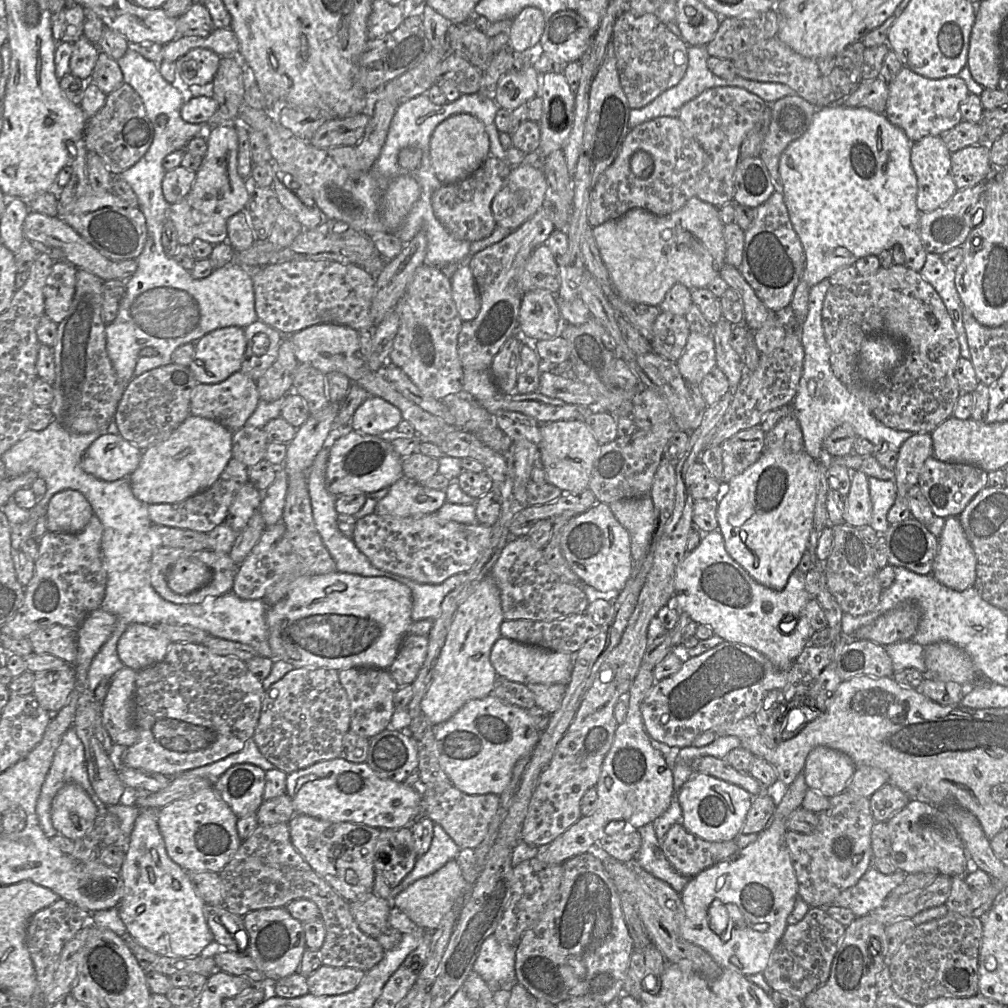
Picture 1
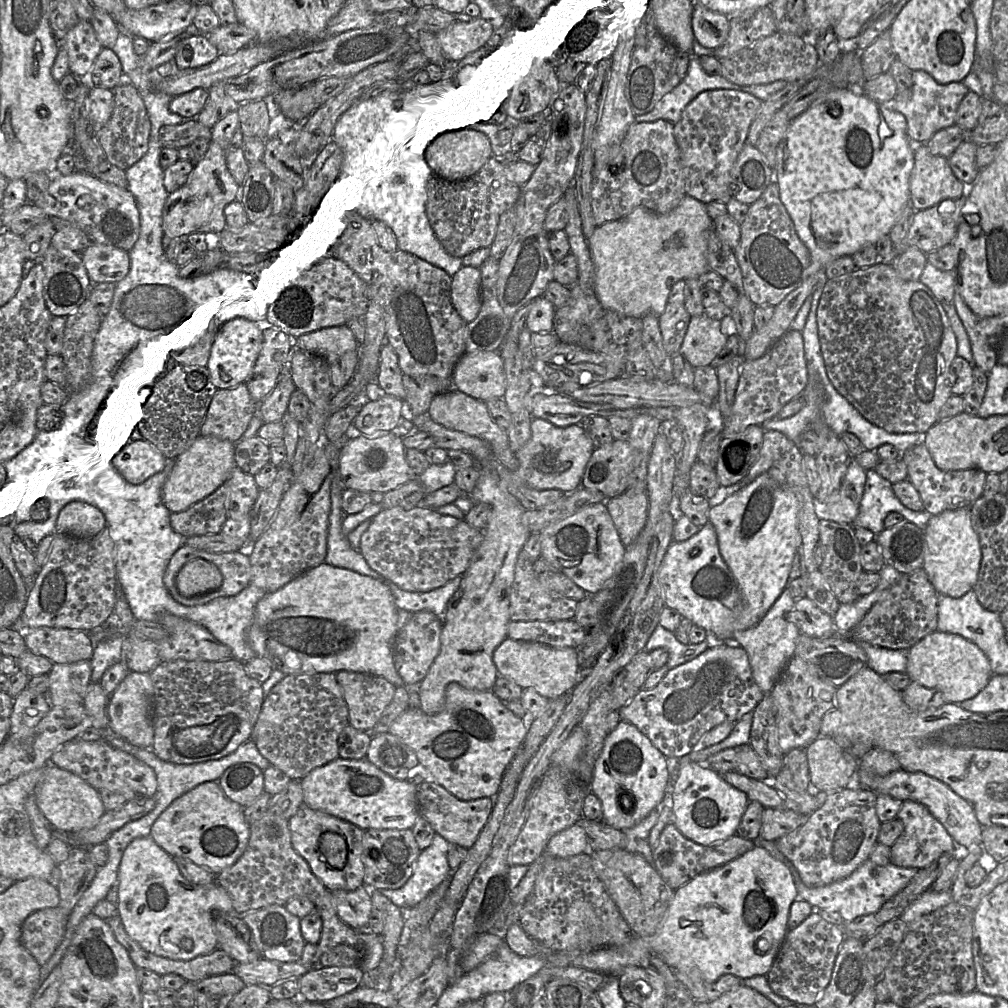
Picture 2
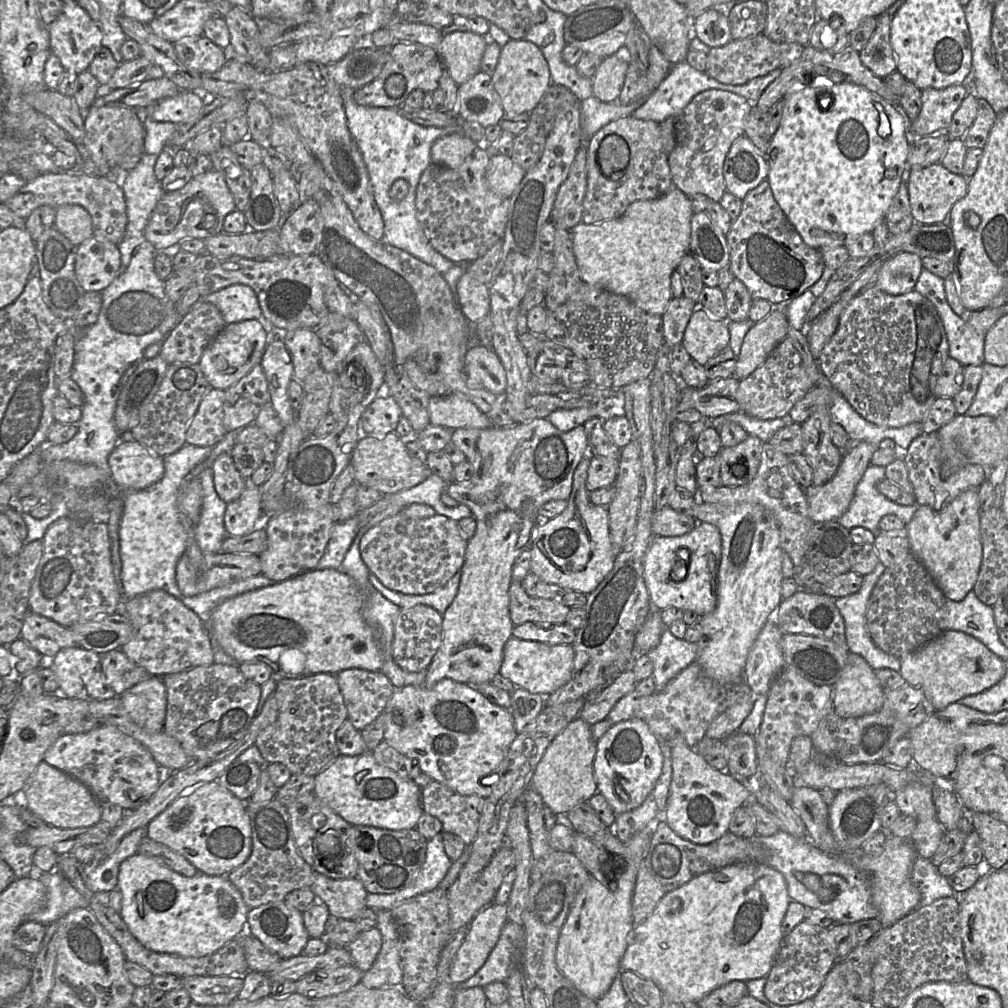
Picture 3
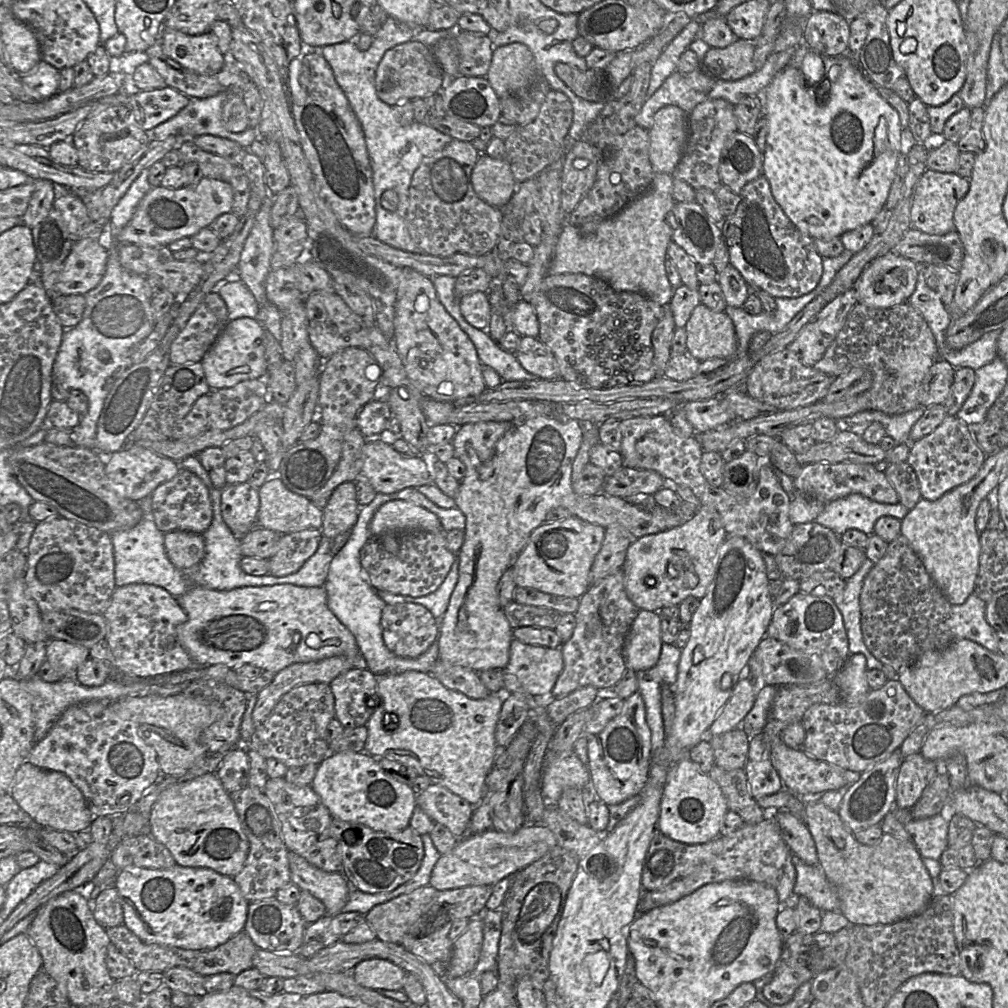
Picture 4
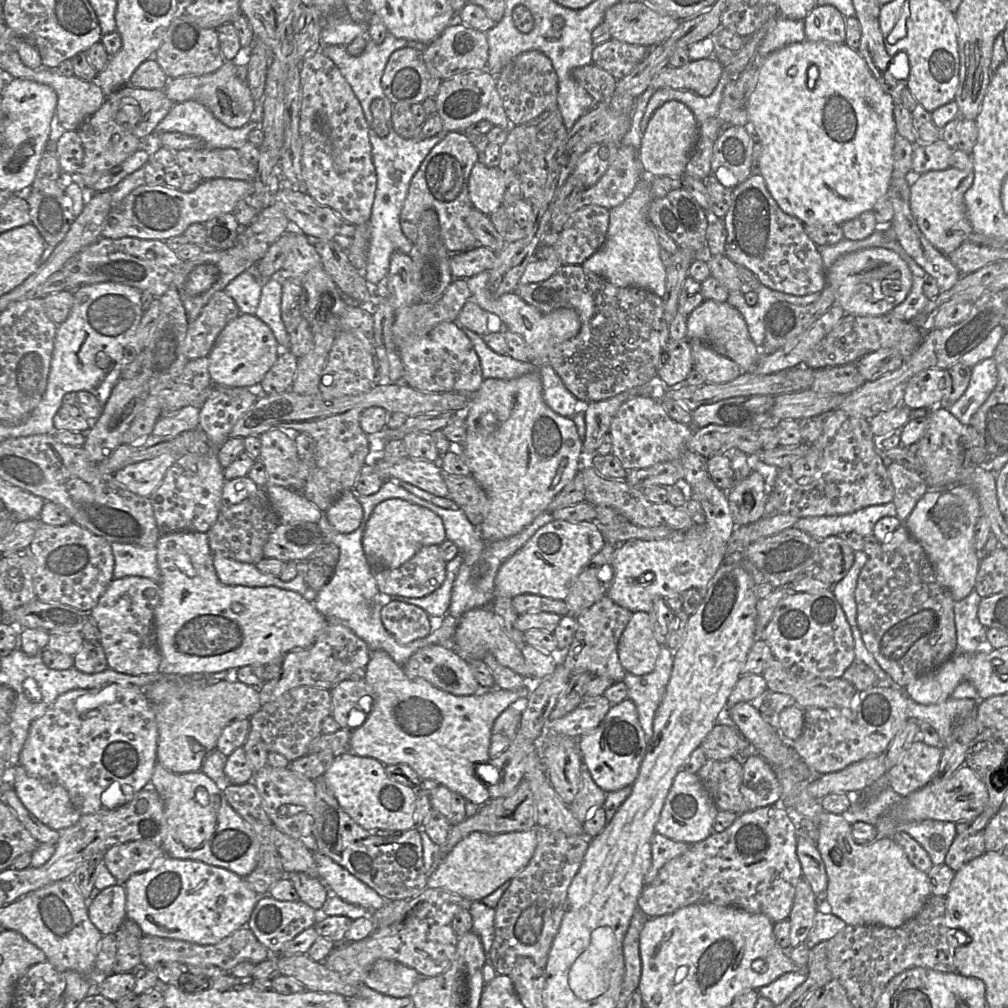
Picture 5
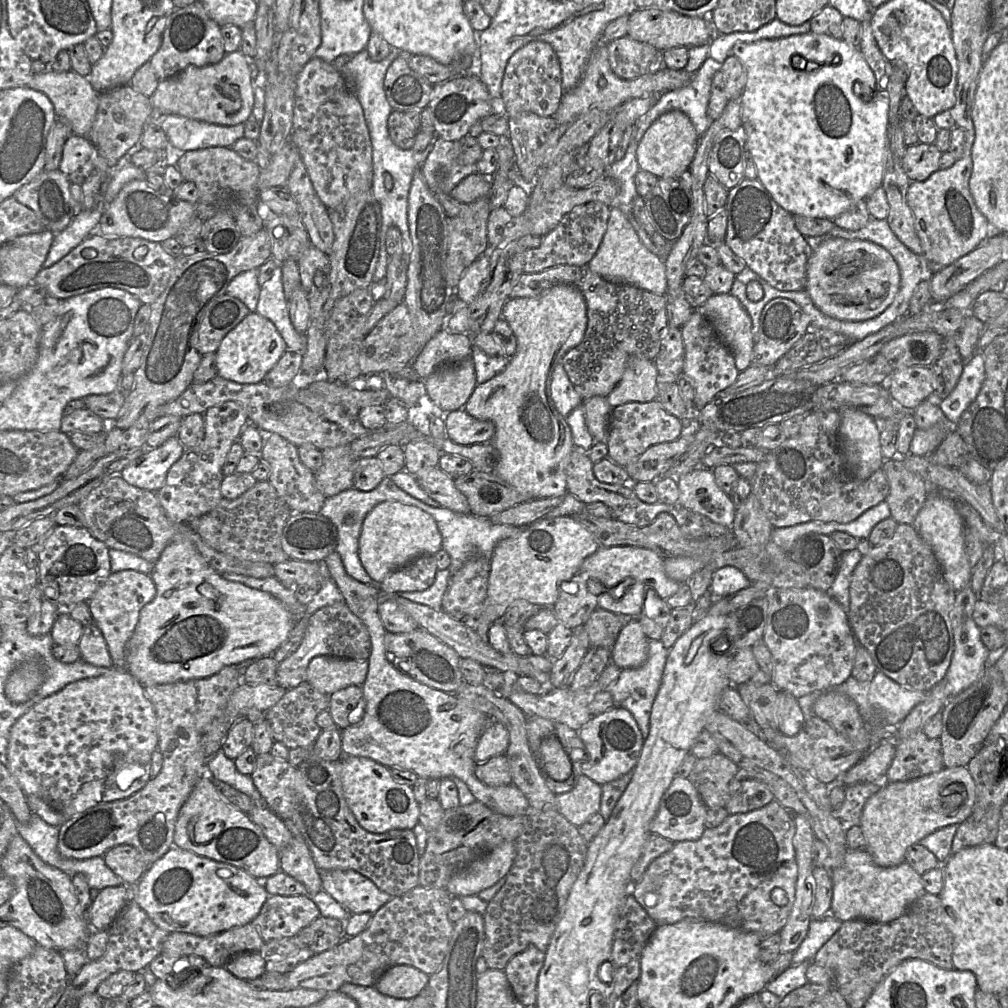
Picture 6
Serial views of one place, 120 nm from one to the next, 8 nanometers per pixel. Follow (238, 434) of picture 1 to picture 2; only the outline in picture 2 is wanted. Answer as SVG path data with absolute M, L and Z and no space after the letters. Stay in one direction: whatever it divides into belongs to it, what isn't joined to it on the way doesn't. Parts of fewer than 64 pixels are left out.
M256 435L234 444L234 465L245 473L255 475L270 463L269 447Z

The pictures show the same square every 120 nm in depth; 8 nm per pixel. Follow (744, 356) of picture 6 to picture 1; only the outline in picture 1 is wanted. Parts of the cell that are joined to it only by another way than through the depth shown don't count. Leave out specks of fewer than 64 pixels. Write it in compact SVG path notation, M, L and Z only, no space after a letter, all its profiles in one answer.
M690 331L676 364L687 384L700 385L703 378L716 366L714 336Z

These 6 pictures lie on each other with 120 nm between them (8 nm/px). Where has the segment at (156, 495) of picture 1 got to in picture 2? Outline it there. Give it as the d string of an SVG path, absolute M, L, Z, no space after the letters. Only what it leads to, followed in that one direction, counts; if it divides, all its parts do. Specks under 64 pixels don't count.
M199 435L174 460L174 466L161 488L163 505L170 512L180 512L212 494L225 483L234 465L234 443Z

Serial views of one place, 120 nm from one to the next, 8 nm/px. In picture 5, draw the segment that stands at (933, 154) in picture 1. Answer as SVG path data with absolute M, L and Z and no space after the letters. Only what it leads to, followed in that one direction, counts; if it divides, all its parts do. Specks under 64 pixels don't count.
M948 167L920 175L907 176L910 186L910 209L925 238L945 255L956 250L973 232L967 218L964 195L974 179L972 169L959 170Z

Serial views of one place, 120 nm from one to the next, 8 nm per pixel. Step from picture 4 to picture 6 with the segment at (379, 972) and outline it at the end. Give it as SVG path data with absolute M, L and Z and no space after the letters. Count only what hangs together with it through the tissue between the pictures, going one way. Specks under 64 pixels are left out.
M410 965L388 968L374 987L382 994L397 999L414 999L427 987L429 975Z

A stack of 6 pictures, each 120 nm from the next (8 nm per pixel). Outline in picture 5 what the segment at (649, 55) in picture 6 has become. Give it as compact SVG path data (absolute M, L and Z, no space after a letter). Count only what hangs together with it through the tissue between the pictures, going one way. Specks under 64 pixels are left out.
M610 38L594 46L592 64L601 67L619 80L628 75L643 60L648 51L647 46L628 44Z

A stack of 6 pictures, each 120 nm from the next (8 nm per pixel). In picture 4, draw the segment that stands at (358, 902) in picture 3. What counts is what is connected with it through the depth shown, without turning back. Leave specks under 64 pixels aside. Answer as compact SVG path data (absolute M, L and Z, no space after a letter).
M291 851L288 861L293 884L319 899L327 915L333 917L341 913L352 889L342 873L325 872Z

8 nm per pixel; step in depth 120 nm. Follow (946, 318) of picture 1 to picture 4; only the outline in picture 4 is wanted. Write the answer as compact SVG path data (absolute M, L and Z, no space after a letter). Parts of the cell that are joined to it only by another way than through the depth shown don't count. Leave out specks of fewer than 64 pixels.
M904 302L891 308L874 308L861 303L857 303L848 313L845 323L842 329L837 334L834 341L826 349L823 357L818 362L816 362L813 367L833 378L848 373L853 368L861 367L870 370L873 375L872 385L868 390L870 394L870 410L880 411L886 415L899 415L914 410L918 407L921 407L919 403L920 389L923 385L926 376L929 373L930 368L939 358L940 358L939 349L936 345L936 341L931 329L929 328L928 324L926 323L922 315L910 304Z

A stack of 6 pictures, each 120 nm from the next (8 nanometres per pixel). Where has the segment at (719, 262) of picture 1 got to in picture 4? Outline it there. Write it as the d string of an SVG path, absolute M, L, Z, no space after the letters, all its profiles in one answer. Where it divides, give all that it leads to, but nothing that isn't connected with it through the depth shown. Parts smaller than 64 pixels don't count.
M655 173L650 187L642 195L632 200L613 217L602 220L592 235L583 235L578 226L565 224L557 240L548 274L582 273L605 281L616 291L637 292L660 306L668 304L672 298L673 288L666 275L665 259L672 237L666 217L675 204L672 187L671 174Z

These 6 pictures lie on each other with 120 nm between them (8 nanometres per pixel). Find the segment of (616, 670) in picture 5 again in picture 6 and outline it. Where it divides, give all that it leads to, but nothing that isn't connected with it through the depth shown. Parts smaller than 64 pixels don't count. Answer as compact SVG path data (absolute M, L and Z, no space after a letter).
M597 608L583 625L588 634L590 647L614 648L621 629L625 626L625 616Z

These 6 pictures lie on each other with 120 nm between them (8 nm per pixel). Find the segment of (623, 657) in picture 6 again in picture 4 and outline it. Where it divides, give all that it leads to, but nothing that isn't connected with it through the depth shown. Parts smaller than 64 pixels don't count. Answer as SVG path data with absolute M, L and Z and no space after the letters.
M641 609L623 645L627 669L638 672L654 667L660 658L662 644L660 614Z

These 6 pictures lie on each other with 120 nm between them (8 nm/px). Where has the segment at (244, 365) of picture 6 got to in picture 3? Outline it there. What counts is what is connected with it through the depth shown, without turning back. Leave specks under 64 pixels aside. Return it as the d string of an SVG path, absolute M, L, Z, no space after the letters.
M259 320L227 324L204 350L198 362L212 388L227 390L259 364L265 350L266 335Z

